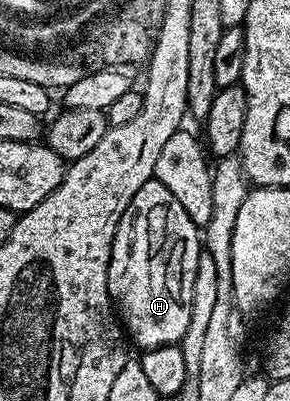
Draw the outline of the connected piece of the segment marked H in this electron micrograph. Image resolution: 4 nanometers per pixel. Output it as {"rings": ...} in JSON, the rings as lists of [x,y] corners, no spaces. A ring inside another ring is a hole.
{"rings":[[[150,180],[132,195],[132,203],[124,211],[116,227],[110,252],[108,291],[110,300],[120,314],[125,332],[139,345],[139,350],[155,349],[164,345],[177,345],[188,330],[192,314],[193,283],[196,282],[197,259],[200,252],[200,229],[194,225],[179,200],[164,184]]]}

